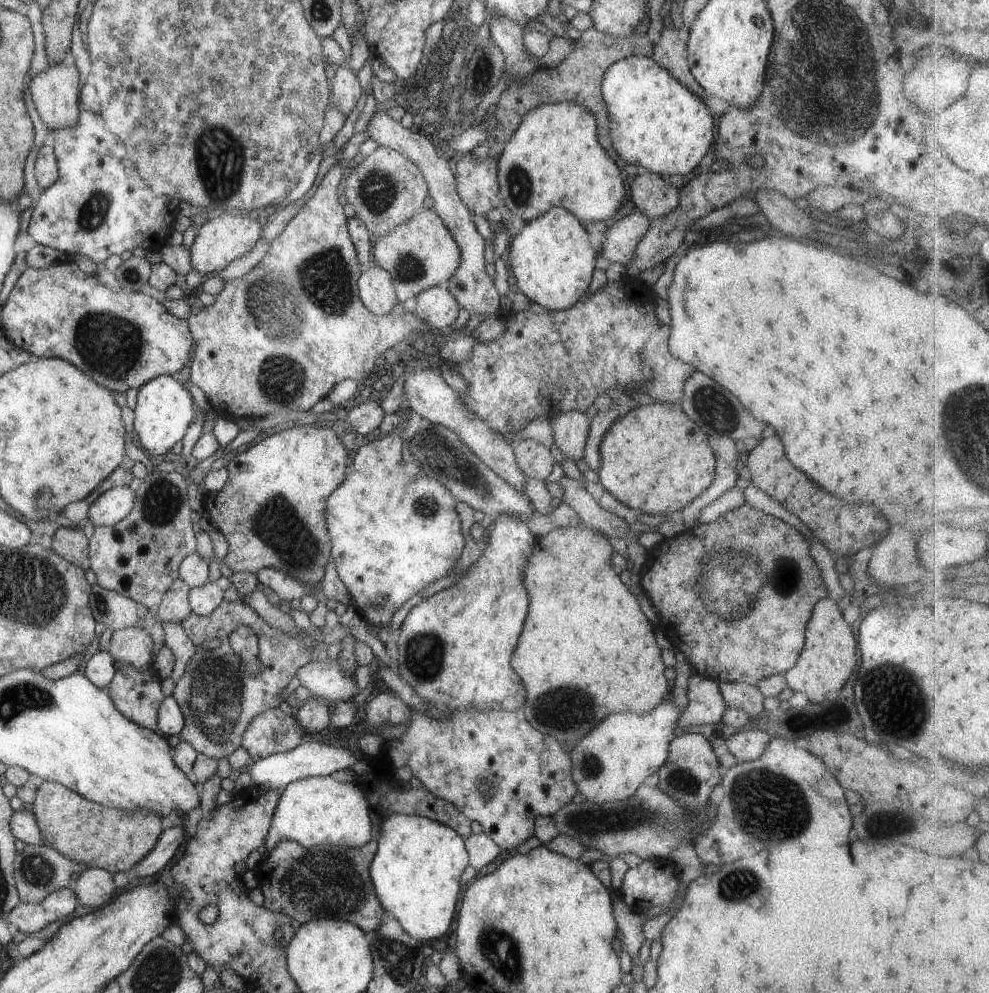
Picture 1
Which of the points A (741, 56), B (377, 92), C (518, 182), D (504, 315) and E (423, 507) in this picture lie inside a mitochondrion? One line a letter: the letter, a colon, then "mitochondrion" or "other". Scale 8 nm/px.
A: other
B: other
C: mitochondrion
D: other
E: mitochondrion

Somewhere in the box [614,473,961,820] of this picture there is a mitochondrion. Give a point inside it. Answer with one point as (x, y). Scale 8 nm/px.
(727, 588)

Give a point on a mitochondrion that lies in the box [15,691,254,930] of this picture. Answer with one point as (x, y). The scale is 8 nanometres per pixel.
(39, 872)

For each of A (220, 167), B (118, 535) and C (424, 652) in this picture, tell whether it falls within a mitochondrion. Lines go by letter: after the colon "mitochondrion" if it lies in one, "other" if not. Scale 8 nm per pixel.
A: mitochondrion
B: other
C: mitochondrion

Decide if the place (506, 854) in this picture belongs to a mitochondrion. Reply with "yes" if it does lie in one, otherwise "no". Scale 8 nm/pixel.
no

